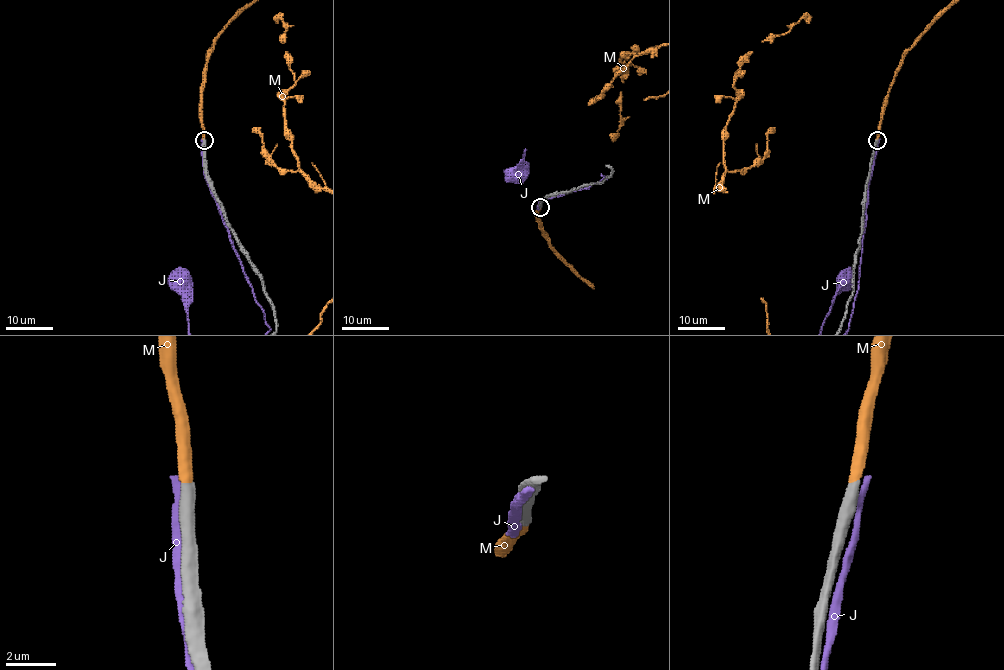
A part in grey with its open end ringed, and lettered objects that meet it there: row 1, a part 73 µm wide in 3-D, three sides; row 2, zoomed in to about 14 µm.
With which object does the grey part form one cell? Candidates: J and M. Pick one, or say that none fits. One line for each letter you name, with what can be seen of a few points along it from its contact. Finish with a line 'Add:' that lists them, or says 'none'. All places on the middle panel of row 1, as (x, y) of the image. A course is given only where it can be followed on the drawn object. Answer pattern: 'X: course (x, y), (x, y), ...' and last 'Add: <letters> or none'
Add: M

